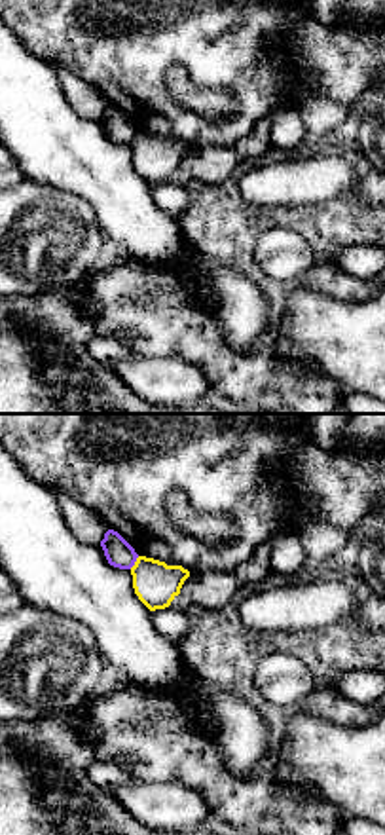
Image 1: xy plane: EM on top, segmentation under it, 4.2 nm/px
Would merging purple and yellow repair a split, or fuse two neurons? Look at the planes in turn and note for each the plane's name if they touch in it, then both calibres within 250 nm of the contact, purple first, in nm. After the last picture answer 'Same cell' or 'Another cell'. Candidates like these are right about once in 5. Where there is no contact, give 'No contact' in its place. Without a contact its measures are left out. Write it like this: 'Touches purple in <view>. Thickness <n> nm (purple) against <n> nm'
Touches purple in xy. Thickness 120 nm (purple) against 190 nm

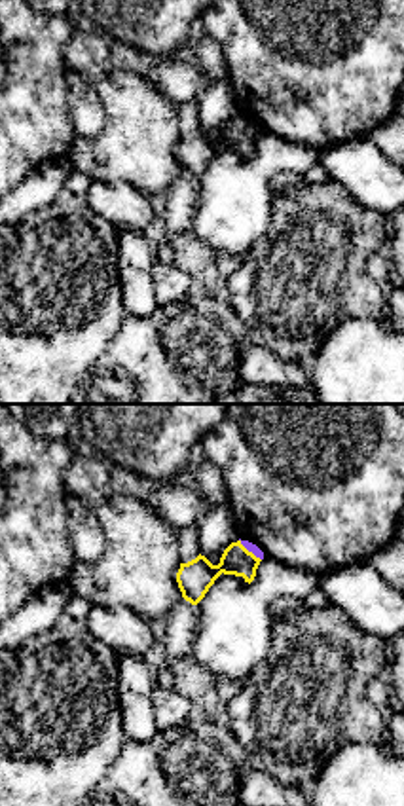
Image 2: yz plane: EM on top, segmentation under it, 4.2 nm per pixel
Touches purple in yz. Thickness 40 nm (purple) against 140 nm

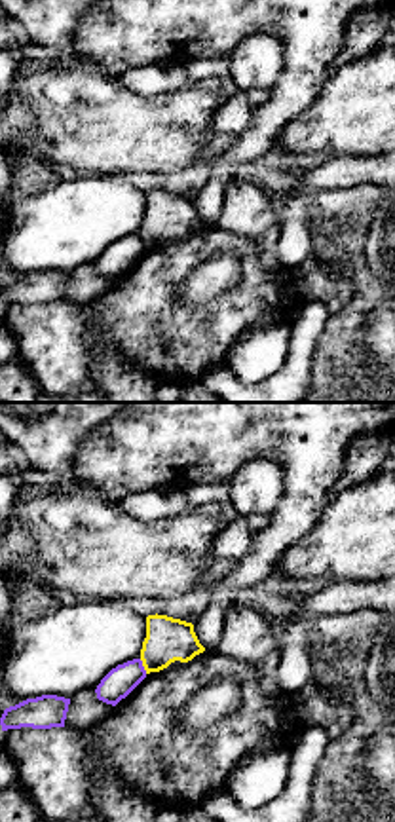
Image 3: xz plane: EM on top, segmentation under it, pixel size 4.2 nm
Touches purple in xz. Thickness 120 nm (purple) against 190 nm

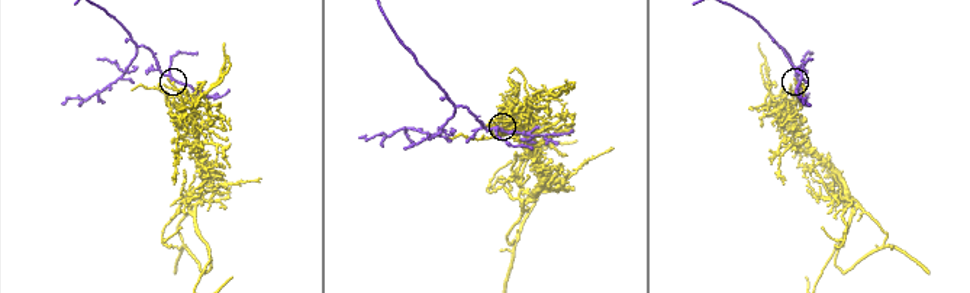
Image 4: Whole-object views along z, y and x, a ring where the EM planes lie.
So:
Another cell

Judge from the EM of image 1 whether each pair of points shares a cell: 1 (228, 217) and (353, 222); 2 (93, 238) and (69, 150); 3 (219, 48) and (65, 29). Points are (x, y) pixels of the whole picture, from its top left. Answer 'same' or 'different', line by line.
1: same
2: different
3: same

